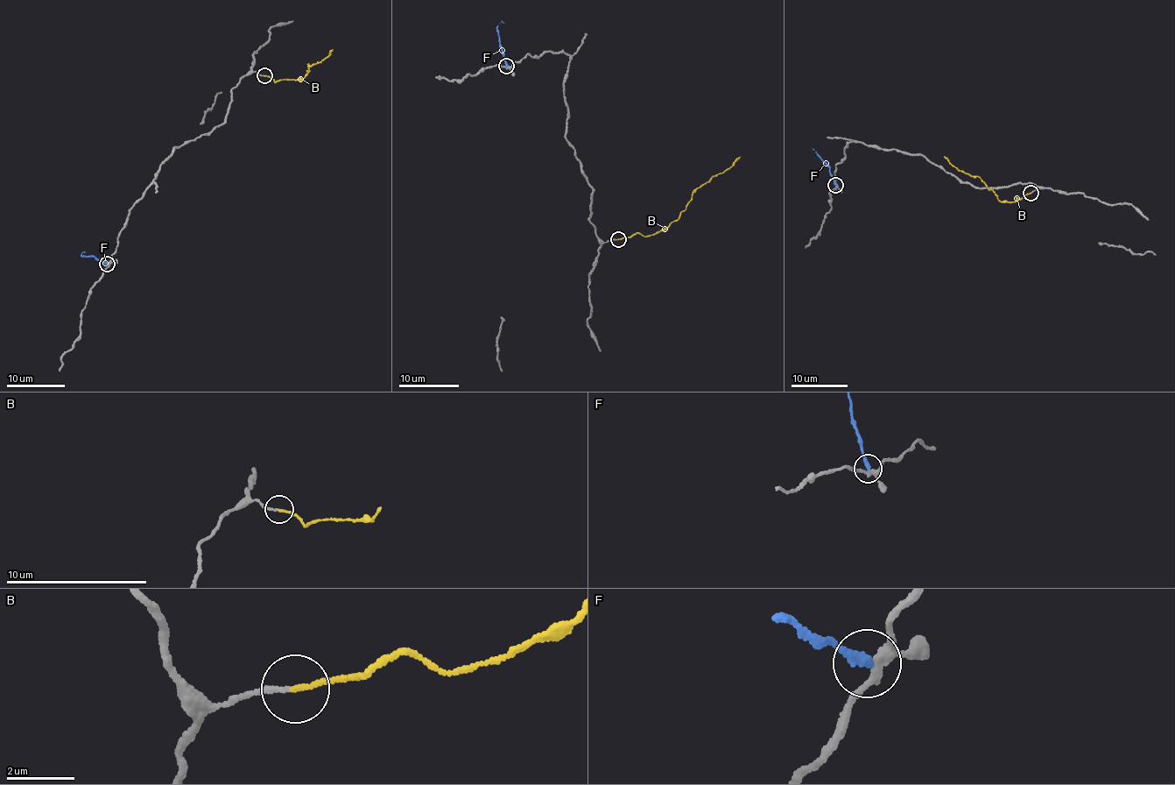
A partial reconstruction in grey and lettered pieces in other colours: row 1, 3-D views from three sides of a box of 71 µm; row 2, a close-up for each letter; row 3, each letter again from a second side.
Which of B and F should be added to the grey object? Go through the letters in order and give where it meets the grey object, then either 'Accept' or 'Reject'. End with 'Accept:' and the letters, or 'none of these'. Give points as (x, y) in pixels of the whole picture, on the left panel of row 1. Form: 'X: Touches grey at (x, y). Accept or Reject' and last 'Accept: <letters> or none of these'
B: Touches grey at (264, 75). Accept
F: Touches grey at (107, 264). Reject
Accept: B

